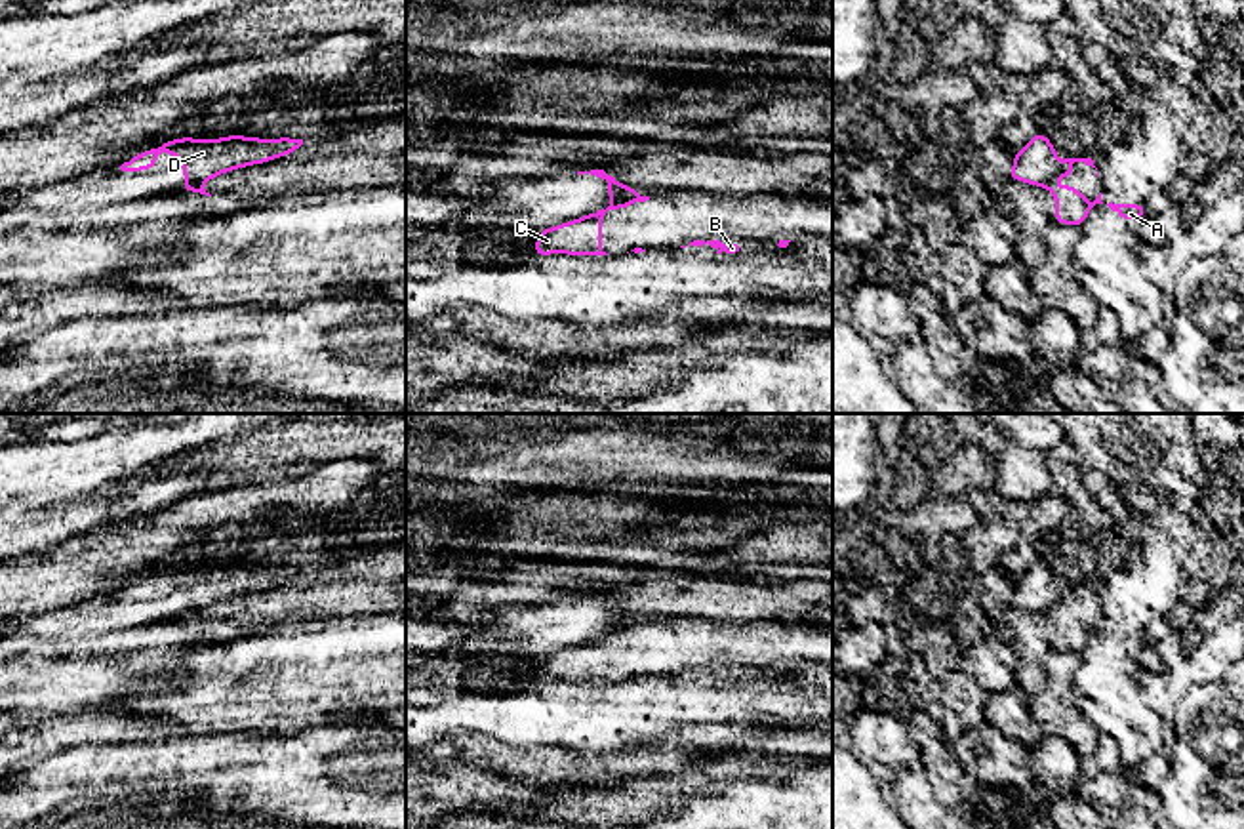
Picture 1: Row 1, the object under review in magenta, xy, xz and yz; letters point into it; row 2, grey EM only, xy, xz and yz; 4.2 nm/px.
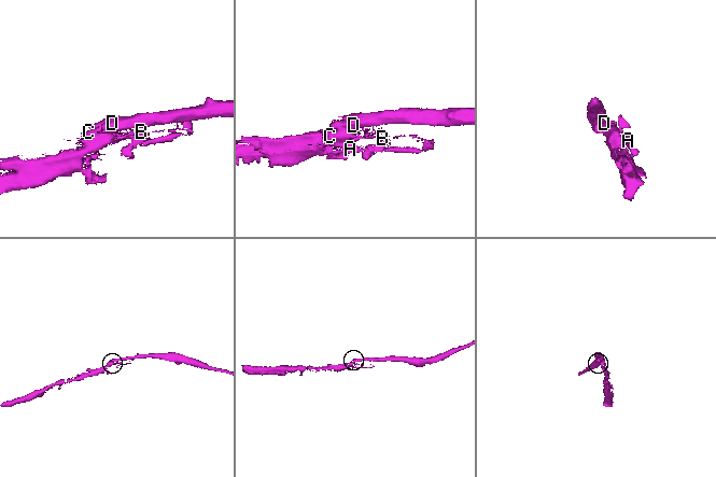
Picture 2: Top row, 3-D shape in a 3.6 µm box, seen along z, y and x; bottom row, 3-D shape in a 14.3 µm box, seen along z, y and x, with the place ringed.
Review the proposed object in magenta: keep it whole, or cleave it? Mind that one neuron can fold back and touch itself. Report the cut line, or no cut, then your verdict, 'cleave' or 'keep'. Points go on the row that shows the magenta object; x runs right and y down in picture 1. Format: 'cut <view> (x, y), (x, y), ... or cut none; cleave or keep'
cut xz (639, 195), (610, 204); cleave

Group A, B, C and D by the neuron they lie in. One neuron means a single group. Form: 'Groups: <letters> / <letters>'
Groups: A B C / D

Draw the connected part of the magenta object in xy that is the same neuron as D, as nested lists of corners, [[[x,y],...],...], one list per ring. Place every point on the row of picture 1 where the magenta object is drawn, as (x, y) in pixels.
[[[227,135],[217,139],[183,139],[164,141],[143,151],[120,166],[122,172],[145,172],[156,168],[160,152],[171,152],[183,166],[185,185],[208,181],[232,170],[265,164],[295,152],[303,139],[278,137],[261,139],[246,135]]]

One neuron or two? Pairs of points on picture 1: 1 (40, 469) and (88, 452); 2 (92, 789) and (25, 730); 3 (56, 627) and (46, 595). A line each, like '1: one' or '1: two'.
1: one
2: two
3: two

